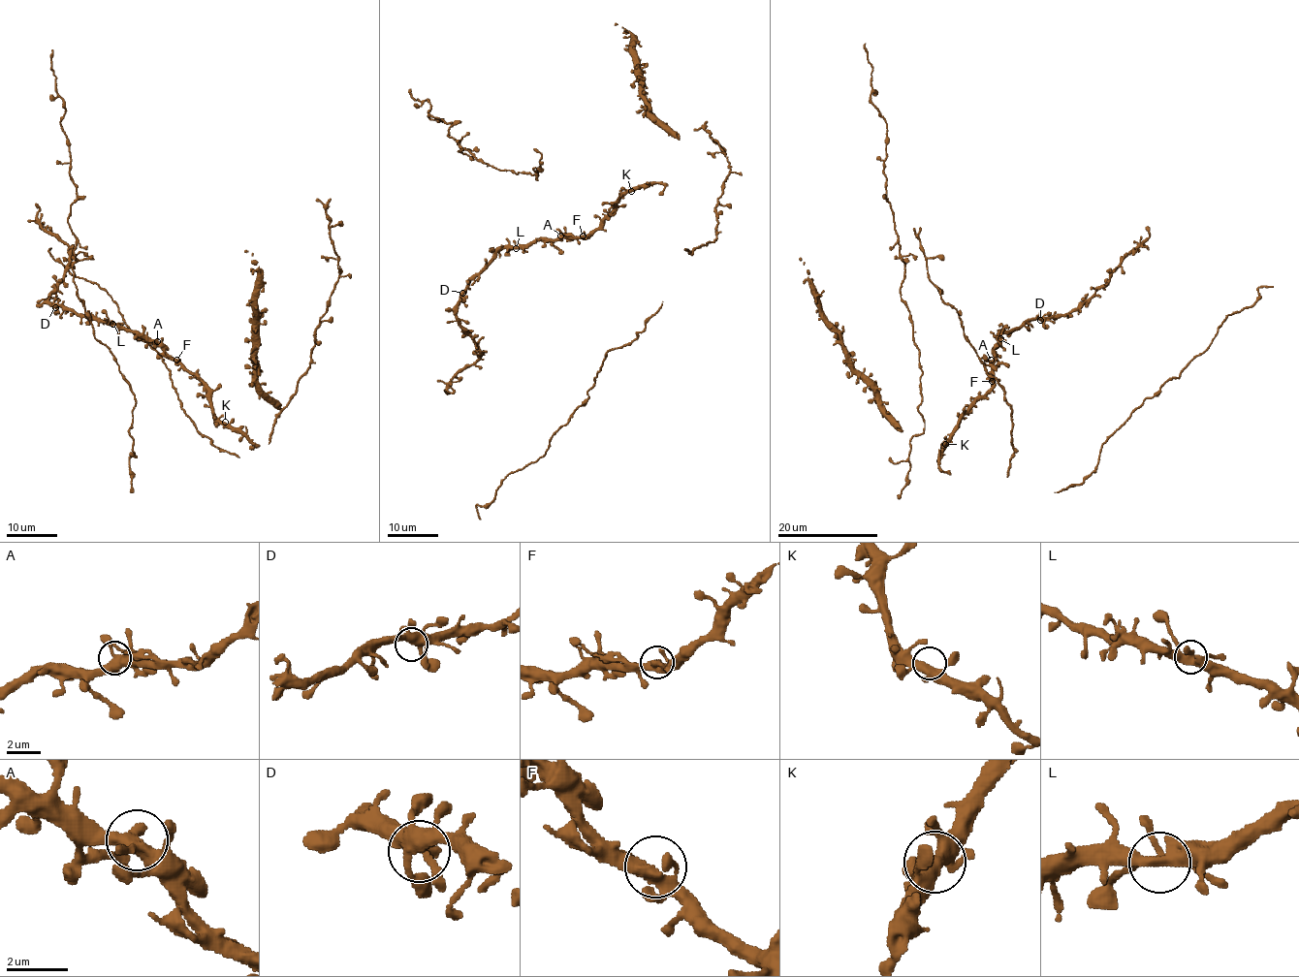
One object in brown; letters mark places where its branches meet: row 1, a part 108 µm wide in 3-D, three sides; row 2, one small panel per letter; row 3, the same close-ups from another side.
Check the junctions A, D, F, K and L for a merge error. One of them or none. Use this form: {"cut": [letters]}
{"cut": []}

